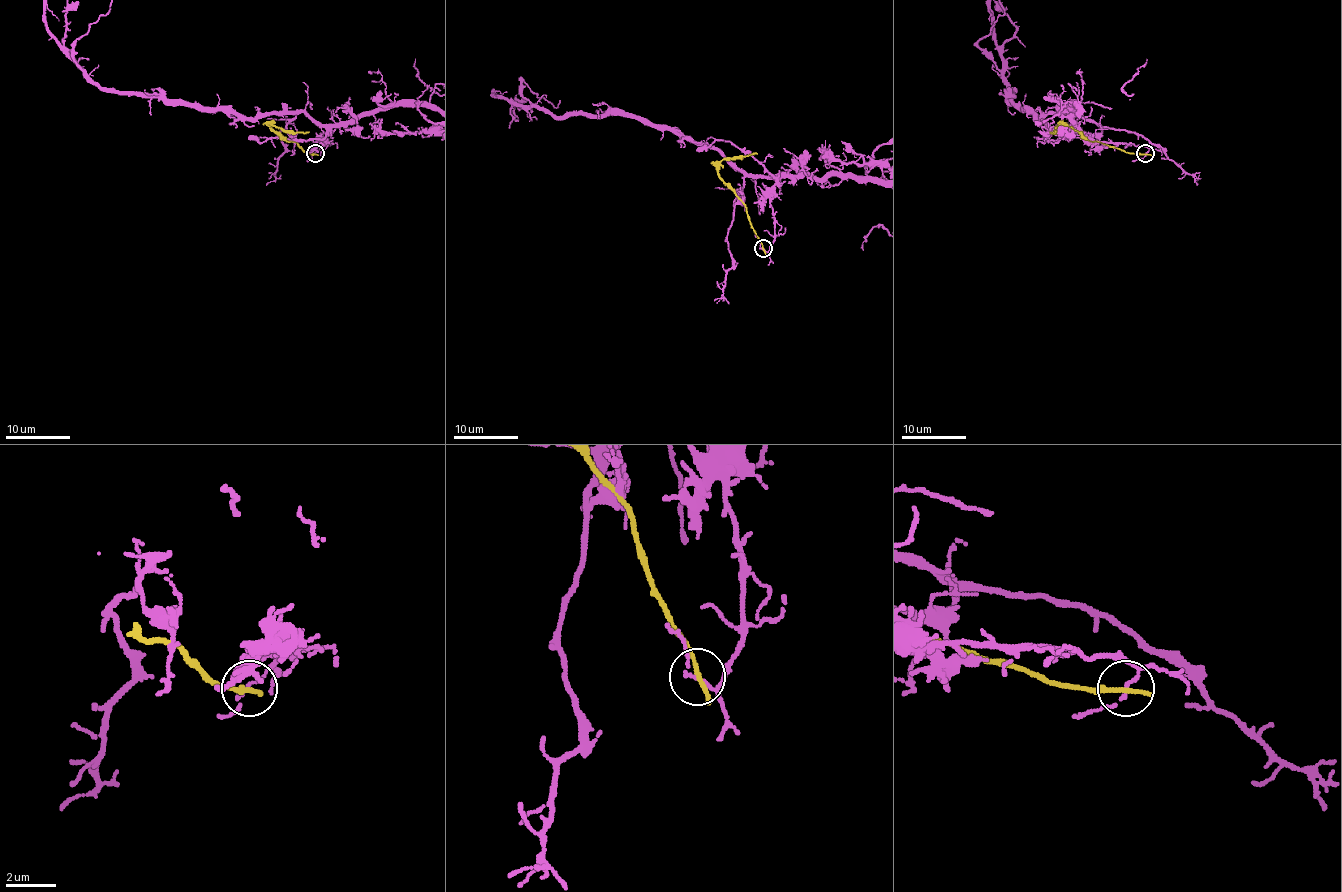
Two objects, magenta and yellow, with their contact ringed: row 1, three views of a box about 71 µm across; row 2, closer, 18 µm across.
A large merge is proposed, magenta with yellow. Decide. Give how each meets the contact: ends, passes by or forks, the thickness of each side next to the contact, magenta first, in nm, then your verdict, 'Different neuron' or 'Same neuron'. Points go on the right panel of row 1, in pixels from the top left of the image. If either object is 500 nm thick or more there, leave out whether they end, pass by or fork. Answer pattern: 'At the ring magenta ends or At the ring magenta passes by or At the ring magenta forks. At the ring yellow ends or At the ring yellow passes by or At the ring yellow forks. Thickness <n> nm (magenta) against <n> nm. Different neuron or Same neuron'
At the ring magenta passes by. At the ring yellow ends. Thickness 110 nm (magenta) against 220 nm. Different neuron

